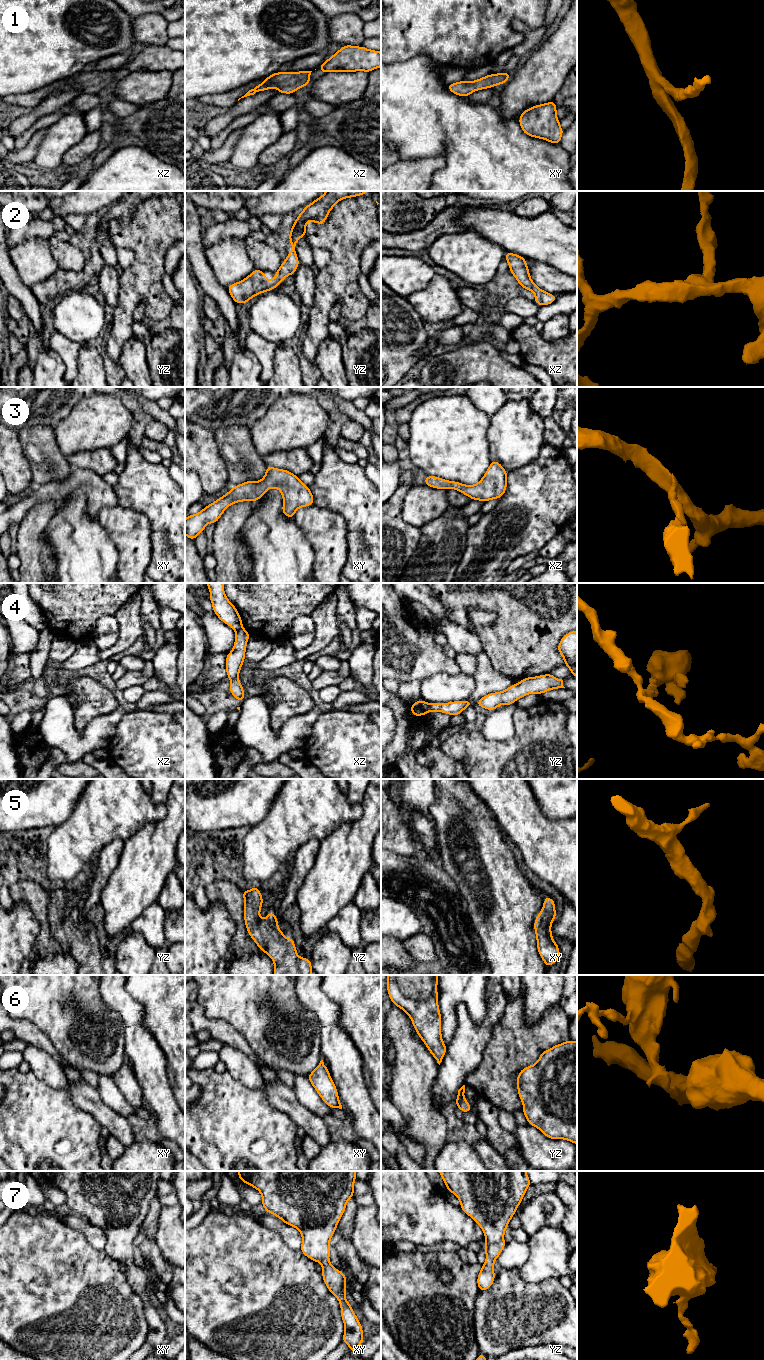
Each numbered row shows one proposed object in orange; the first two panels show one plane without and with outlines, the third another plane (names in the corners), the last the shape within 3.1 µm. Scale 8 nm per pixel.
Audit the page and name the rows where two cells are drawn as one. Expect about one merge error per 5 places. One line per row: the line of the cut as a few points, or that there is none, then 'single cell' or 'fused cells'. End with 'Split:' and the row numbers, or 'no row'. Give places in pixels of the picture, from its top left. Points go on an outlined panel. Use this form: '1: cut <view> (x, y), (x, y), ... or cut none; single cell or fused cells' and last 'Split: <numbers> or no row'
1: cut none; single cell
2: cut none; single cell
3: cut none; single cell
4: cut xz (242, 627), (236, 631); fused cells
5: cut none; single cell
6: cut none; single cell
7: cut none; single cell
Split: 4

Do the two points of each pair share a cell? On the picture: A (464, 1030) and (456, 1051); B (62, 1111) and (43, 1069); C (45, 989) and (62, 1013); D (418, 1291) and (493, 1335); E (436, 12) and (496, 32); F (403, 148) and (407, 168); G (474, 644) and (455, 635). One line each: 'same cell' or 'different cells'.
A: same cell
B: different cells
C: same cell
D: different cells
E: same cell
F: different cells
G: same cell

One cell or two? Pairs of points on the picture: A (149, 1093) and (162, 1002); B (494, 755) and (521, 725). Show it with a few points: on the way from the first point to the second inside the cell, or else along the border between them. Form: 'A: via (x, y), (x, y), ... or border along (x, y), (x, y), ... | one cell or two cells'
A: border along (143, 1020), (143, 1025), (155, 1039), (167, 1061) | two cells
B: via (503, 752), (519, 734) | one cell

